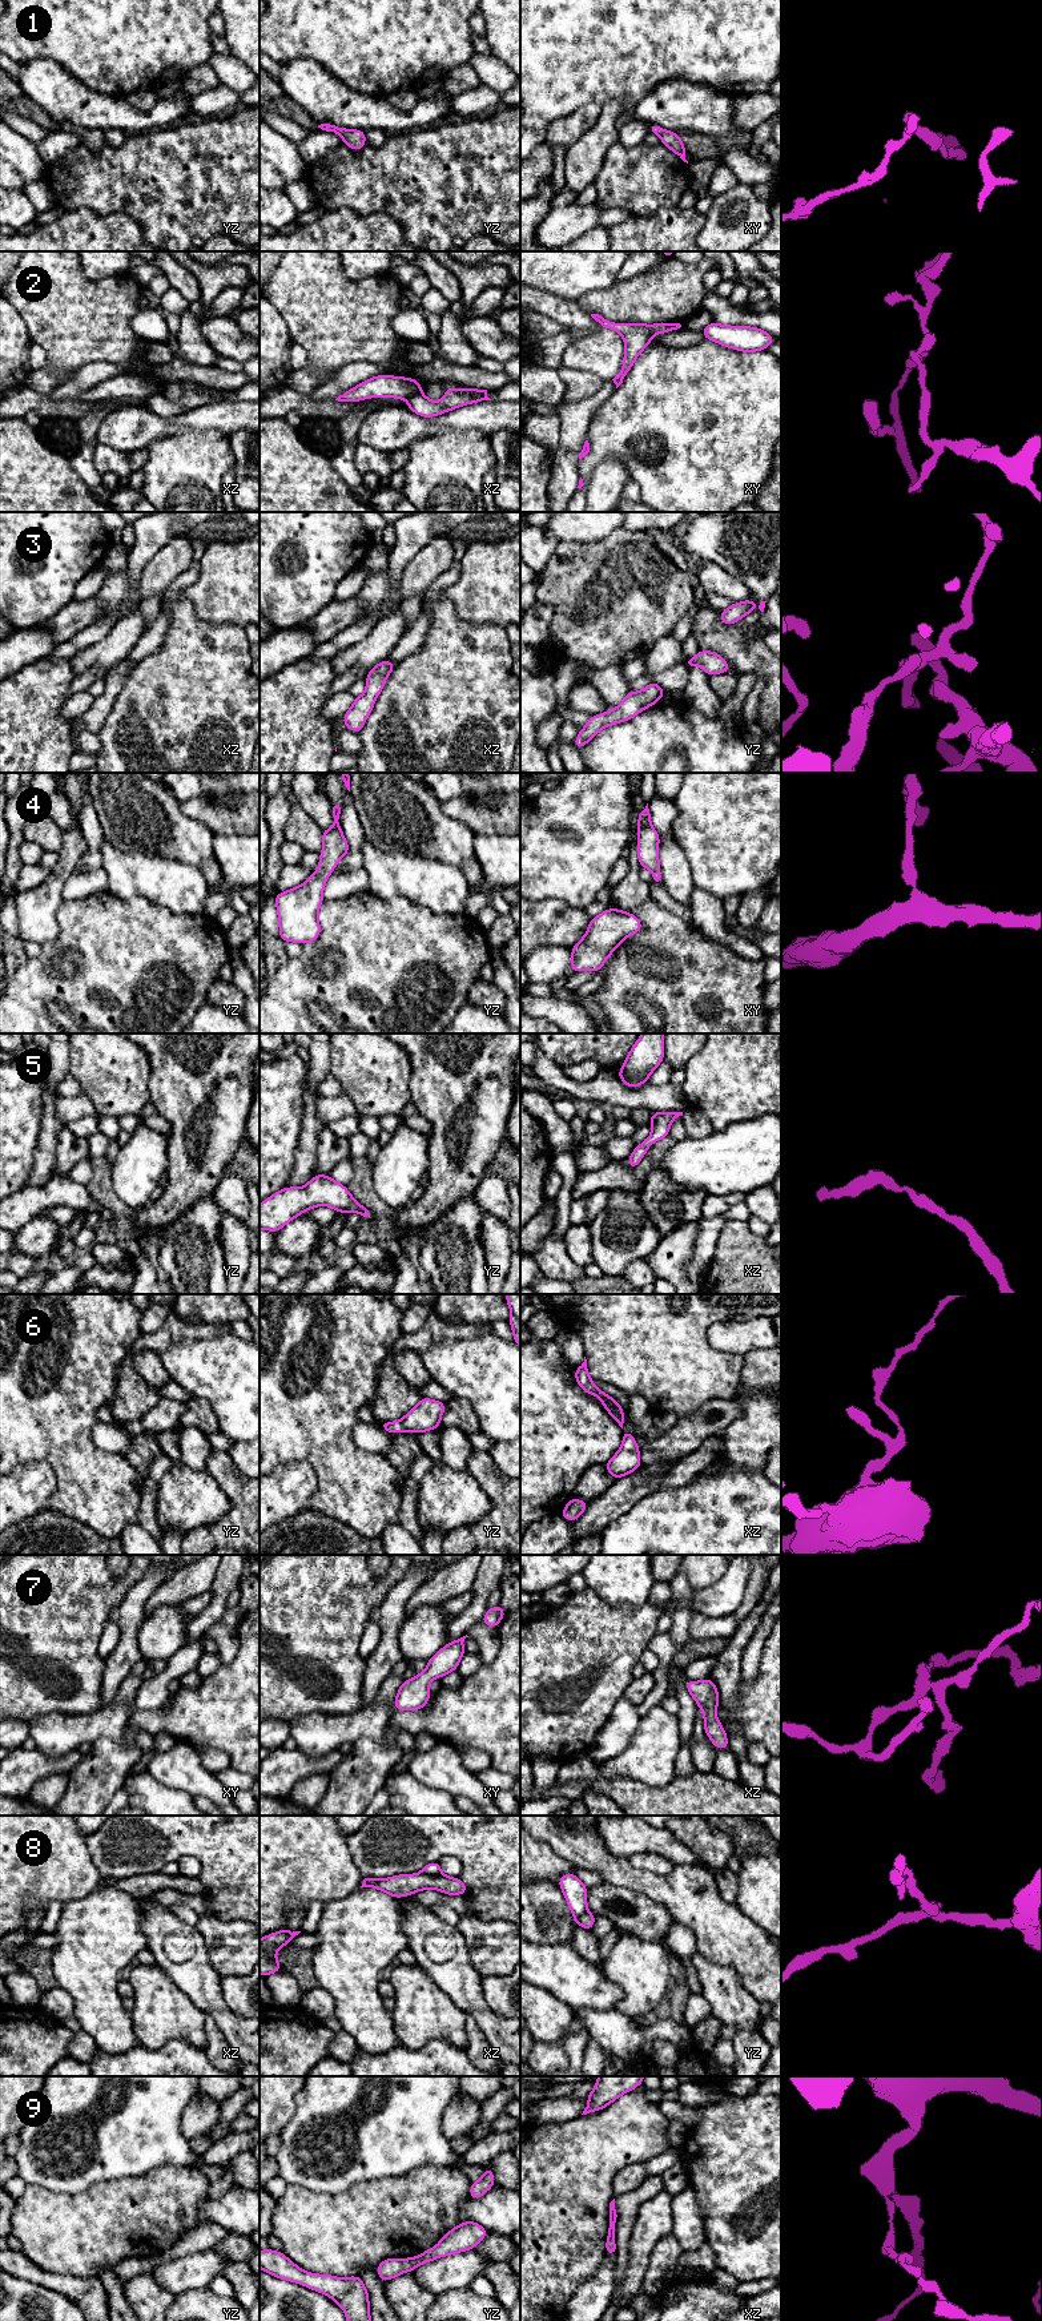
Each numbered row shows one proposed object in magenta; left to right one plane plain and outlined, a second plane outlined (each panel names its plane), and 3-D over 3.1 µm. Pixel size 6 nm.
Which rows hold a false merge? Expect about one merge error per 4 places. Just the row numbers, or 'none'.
2, 8

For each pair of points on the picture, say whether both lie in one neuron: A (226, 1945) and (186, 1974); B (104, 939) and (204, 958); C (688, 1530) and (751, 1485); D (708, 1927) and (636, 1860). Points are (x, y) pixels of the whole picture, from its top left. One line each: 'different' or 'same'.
A: different
B: same
C: same
D: different

